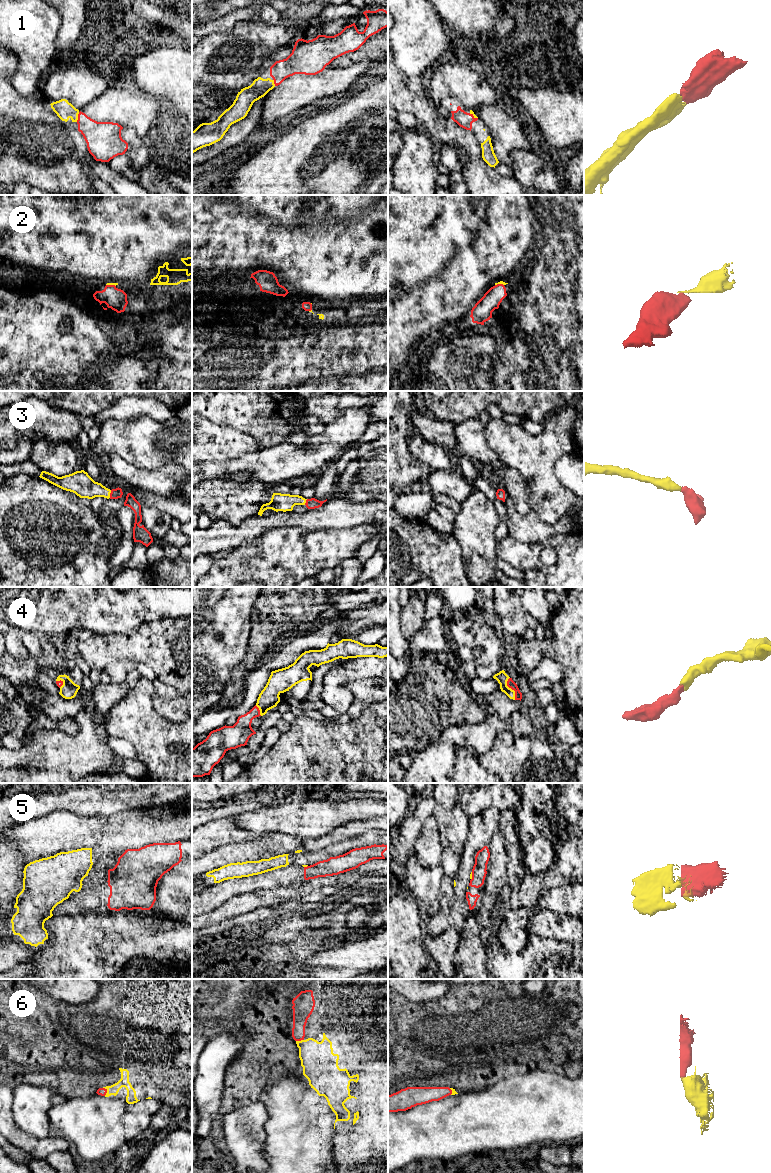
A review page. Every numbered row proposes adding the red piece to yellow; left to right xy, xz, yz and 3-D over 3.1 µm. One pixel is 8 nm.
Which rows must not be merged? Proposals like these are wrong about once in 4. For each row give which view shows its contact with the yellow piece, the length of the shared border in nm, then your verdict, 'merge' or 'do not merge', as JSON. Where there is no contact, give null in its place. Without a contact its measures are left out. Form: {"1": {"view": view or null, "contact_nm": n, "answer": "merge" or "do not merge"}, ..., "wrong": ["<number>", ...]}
{"1": {"view": "xy", "contact_nm": 80, "answer": "merge"}, "2": {"view": "xy", "contact_nm": 80, "answer": "merge"}, "3": {"view": "xy", "contact_nm": 70, "answer": "merge"}, "4": {"view": "yz", "contact_nm": 190, "answer": "merge"}, "5": {"view": "yz", "contact_nm": 60, "answer": "do not merge"}, "6": {"view": "xy", "contact_nm": 70, "answer": "merge"}, "wrong": ["5"]}

